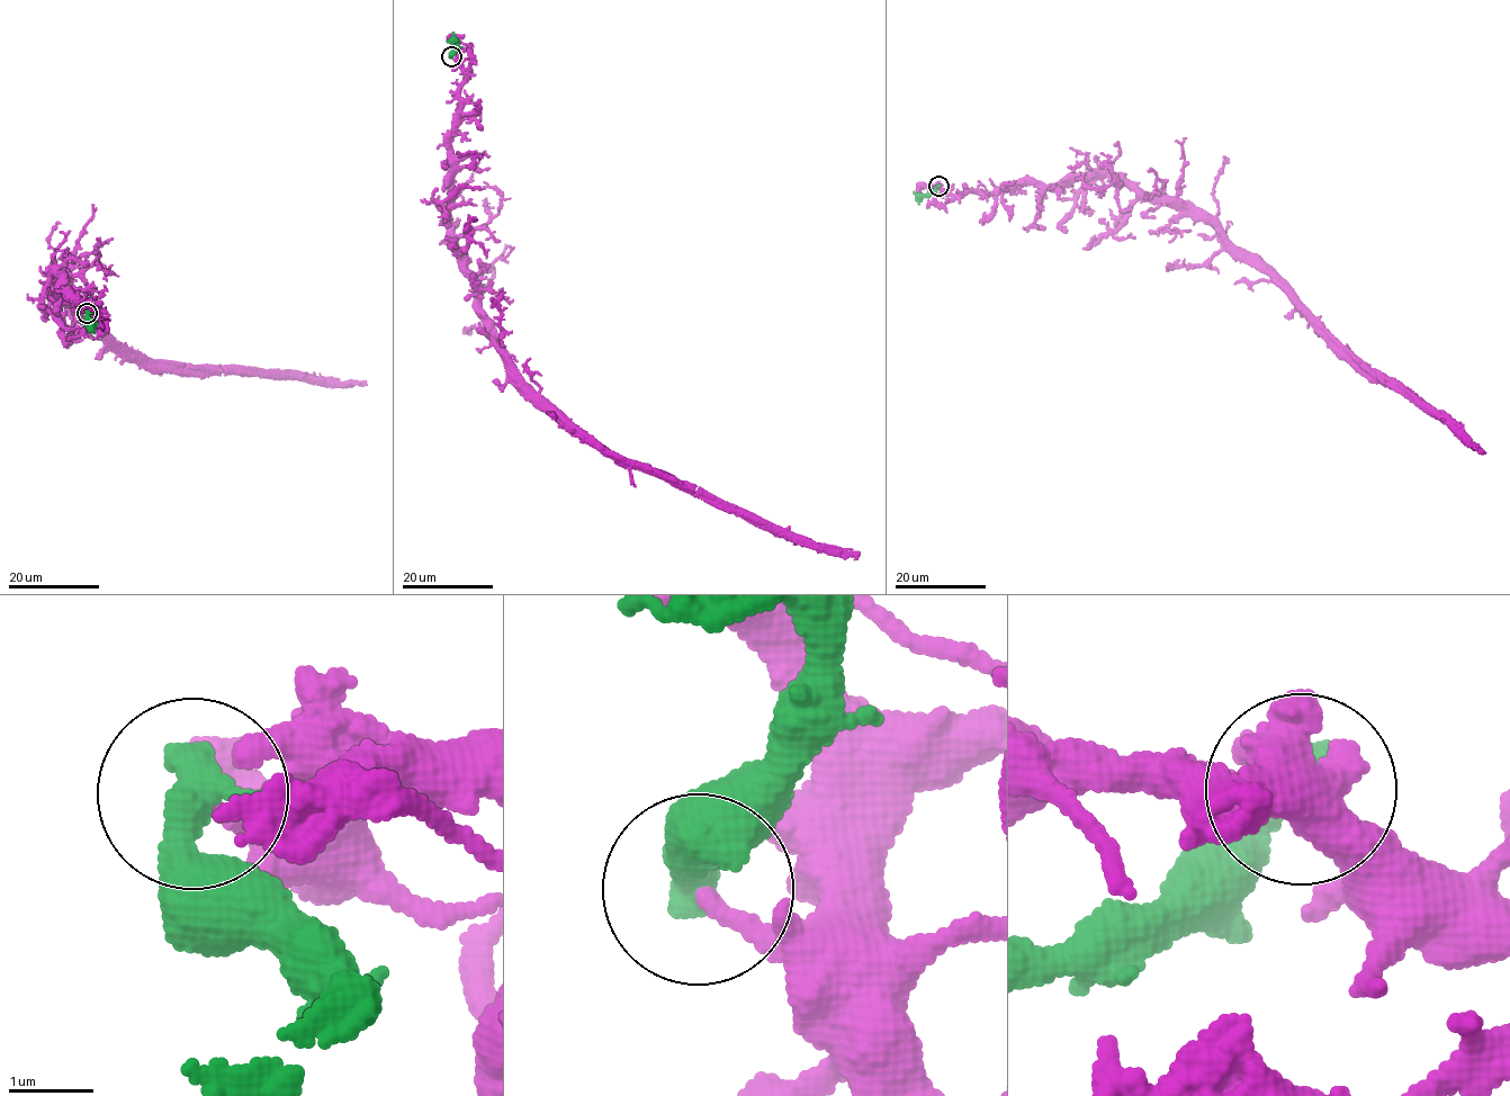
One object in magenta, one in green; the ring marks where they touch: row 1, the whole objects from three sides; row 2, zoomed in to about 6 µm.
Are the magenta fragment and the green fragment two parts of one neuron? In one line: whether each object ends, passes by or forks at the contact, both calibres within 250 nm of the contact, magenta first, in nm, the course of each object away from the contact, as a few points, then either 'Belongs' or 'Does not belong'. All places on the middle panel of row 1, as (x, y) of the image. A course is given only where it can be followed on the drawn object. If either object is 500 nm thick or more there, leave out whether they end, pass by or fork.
At the ring magenta ends. At the ring green passes by. Thickness 220 nm (magenta) against 400 nm. Course of magenta: (450, 57), (465, 82), (450, 138), (449, 236), (466, 259), (486, 335), (504, 360), (621, 458), (859, 555). Course of green: (450, 57), (457, 43), (447, 41). Does not belong

